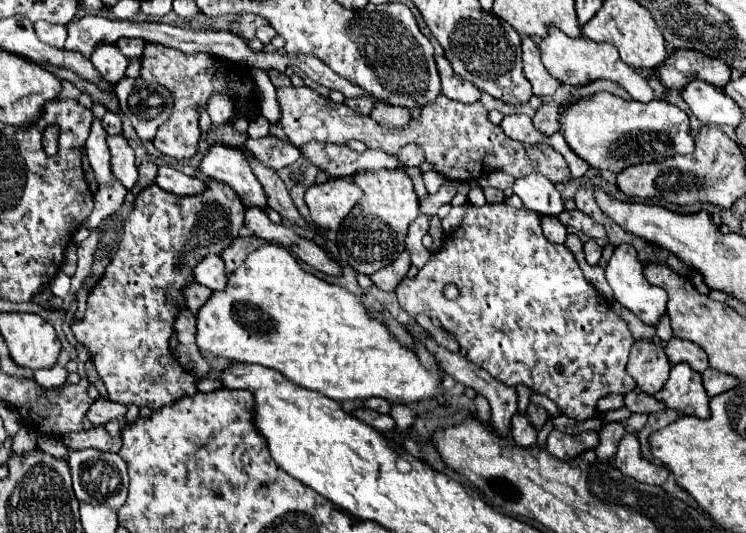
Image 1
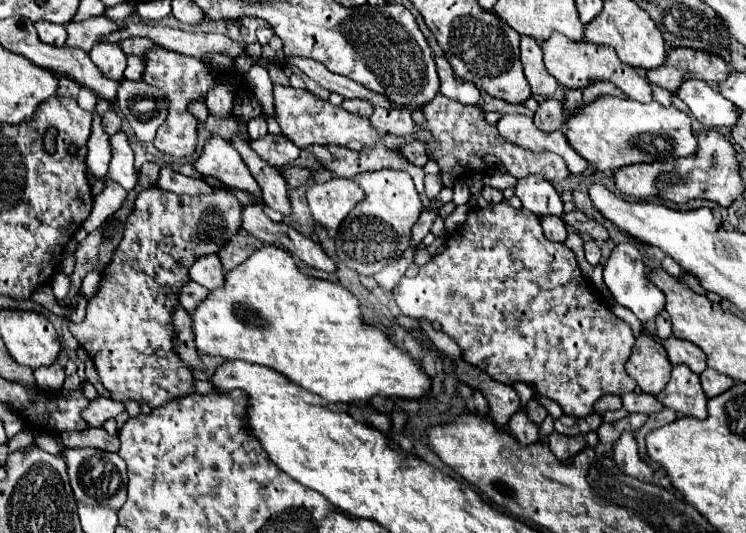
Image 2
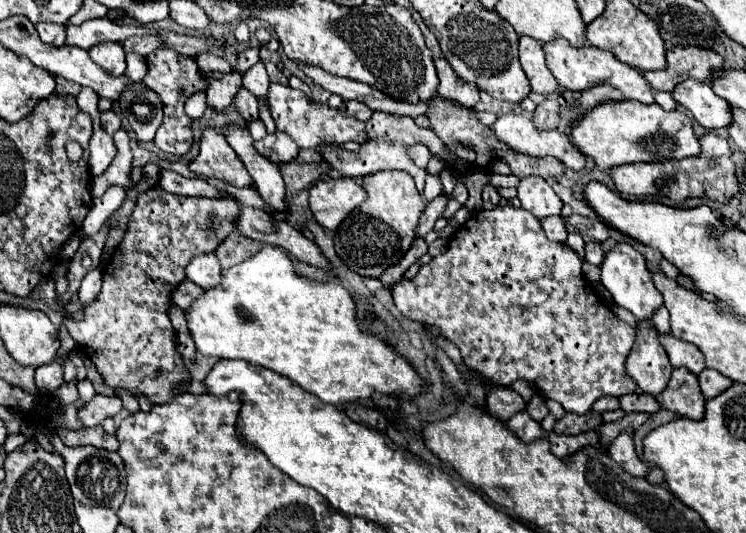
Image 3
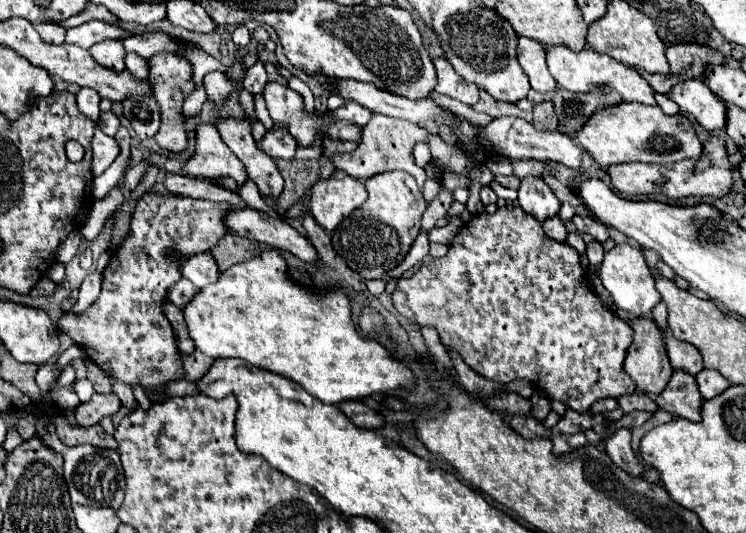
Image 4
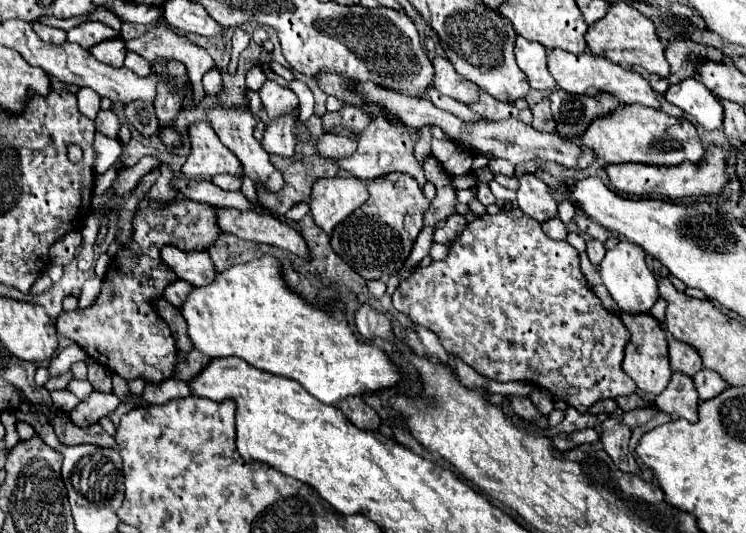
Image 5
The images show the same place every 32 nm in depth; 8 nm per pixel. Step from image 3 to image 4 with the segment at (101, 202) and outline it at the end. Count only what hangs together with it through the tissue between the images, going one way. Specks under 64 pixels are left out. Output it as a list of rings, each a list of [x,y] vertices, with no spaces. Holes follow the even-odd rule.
[[[112,188],[102,200],[94,200],[92,208],[82,224],[82,230],[80,230],[82,236],[86,240],[94,240],[96,234],[102,230],[104,222],[122,206],[122,202],[124,202],[122,188]]]

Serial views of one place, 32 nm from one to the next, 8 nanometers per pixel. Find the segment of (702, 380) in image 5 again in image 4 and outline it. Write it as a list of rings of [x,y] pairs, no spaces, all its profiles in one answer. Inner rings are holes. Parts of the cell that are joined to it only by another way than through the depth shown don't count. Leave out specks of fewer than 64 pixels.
[[[702,370],[702,372],[698,372],[696,380],[698,380],[698,388],[700,388],[700,394],[704,400],[710,400],[710,398],[722,394],[730,386],[730,382],[724,376],[720,376],[720,372],[716,372],[716,370]]]

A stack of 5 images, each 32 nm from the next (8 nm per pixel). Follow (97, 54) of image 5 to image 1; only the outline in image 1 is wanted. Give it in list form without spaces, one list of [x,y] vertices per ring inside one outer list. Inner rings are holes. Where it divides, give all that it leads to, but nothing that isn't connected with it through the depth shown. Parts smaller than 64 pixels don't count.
[[[116,46],[96,48],[96,52],[92,54],[90,60],[96,66],[96,70],[100,72],[100,76],[104,80],[108,80],[110,84],[116,84],[128,68],[128,58]]]

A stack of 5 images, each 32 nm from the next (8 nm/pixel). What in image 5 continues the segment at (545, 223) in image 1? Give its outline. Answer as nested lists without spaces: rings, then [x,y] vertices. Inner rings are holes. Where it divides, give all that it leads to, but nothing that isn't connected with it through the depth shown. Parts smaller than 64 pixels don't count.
[[[556,216],[556,218],[546,220],[546,222],[542,224],[542,230],[544,230],[552,240],[564,240],[564,238],[566,238],[566,234],[568,234],[568,230],[566,230],[564,222],[562,222],[558,216]]]

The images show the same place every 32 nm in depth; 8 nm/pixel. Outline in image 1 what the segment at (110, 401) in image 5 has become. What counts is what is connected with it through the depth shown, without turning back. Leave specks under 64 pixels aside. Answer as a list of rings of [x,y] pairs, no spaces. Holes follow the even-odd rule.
[[[100,398],[92,404],[92,412],[88,412],[88,418],[94,422],[94,426],[104,426],[106,422],[116,420],[124,414],[126,414],[124,404],[116,404],[116,402],[110,402],[108,398]]]

